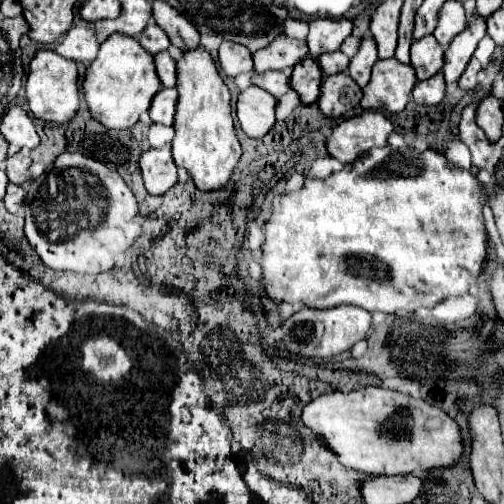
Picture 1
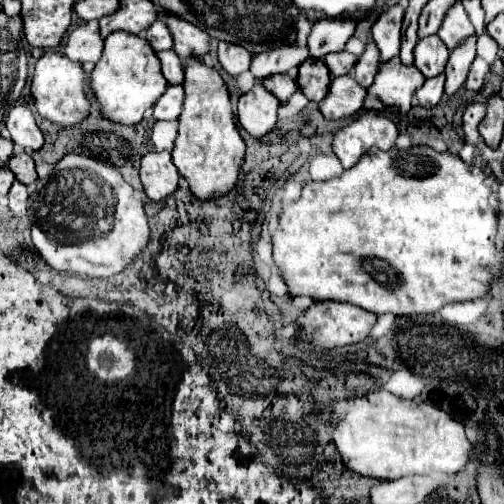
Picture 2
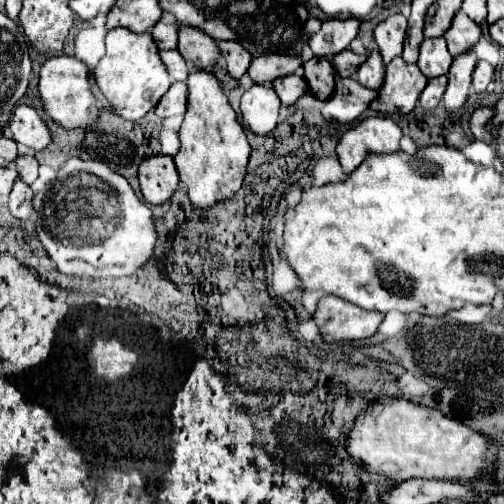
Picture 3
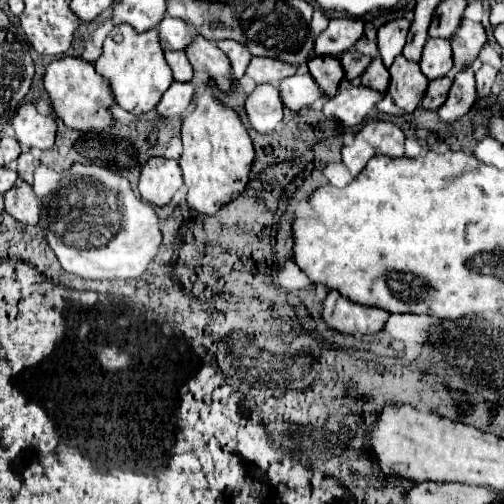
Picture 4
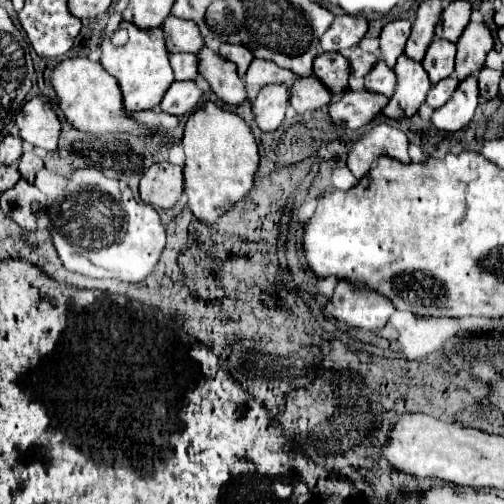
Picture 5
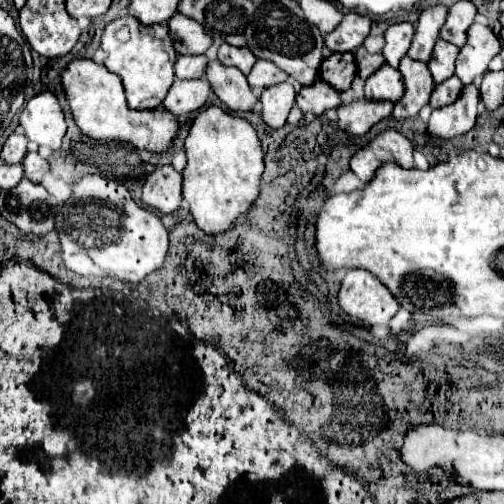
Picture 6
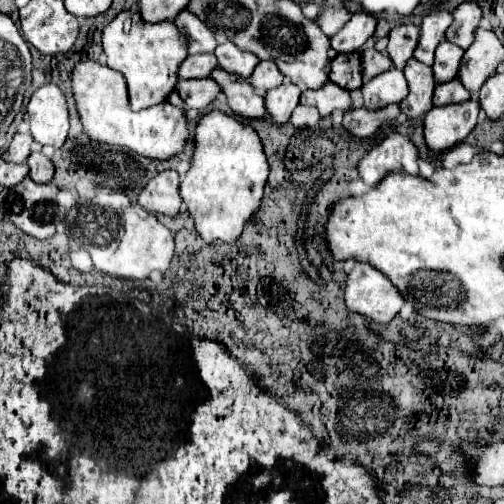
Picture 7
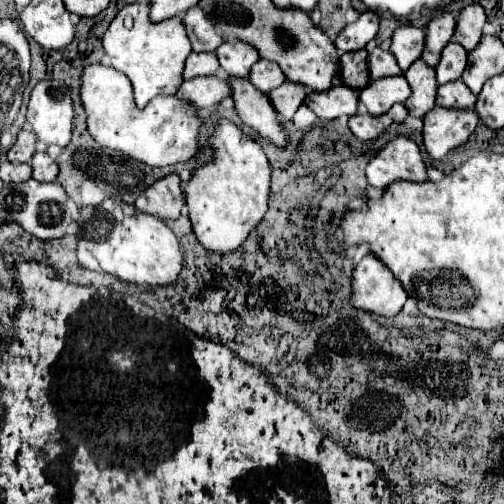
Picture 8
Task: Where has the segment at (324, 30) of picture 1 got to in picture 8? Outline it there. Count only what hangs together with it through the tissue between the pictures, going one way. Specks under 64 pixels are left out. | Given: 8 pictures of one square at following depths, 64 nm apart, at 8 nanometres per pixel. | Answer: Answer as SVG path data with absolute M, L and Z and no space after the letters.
M364 12L356 22L348 24L336 38L336 48L342 52L362 50L378 34L378 14Z

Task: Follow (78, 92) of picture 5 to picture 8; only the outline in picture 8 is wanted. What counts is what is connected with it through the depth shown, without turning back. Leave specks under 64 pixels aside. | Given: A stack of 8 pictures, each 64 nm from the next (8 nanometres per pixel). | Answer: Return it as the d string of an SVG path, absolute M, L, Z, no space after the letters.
M92 64L92 66L84 68L80 92L82 92L84 110L88 114L88 132L100 146L110 146L112 150L118 150L148 166L170 166L170 164L178 164L178 162L190 162L192 158L196 158L196 154L200 150L198 136L200 136L202 120L194 112L194 106L184 102L182 98L156 96L152 100L152 104L148 104L146 108L138 108L134 104L134 92L132 92L132 84L130 84L128 76L124 76L122 72L118 72L110 66L104 66L104 64Z

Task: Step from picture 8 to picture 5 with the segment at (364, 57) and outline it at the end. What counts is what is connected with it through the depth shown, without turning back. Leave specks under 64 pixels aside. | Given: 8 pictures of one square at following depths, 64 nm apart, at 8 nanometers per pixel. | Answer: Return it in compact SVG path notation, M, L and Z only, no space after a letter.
M336 52L320 54L314 64L314 76L320 78L320 82L326 84L328 90L332 90L332 94L344 92L348 86L348 78L350 78L348 58Z

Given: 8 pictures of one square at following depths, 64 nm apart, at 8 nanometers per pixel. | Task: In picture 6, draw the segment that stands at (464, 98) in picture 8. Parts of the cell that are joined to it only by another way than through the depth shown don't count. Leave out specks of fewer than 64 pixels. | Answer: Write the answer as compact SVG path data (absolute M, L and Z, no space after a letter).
M452 76L450 80L444 80L444 82L440 82L440 84L434 86L432 98L430 98L430 106L432 106L432 108L448 106L448 104L456 102L460 94L462 94L460 78L458 78L458 76Z

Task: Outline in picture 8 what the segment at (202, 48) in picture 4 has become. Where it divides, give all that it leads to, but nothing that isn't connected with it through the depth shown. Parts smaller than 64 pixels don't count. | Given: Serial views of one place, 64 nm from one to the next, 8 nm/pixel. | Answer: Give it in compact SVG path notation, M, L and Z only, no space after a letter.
M228 78L228 82L232 84L236 112L240 120L252 126L262 138L270 140L276 148L284 150L288 144L288 134L280 114L270 104L270 96L254 88L246 78L242 80Z

